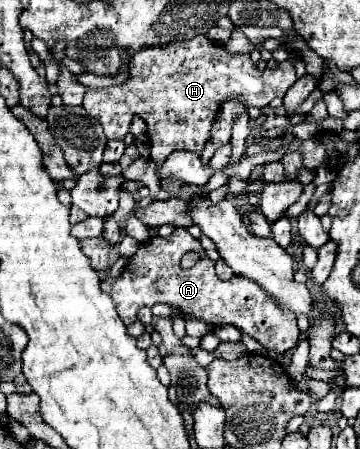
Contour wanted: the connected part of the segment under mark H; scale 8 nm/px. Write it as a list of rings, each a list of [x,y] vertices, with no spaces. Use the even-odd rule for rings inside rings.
[[[196,36],[192,40],[168,44],[164,48],[146,48],[138,52],[132,58],[132,70],[130,78],[124,84],[98,88],[98,90],[86,90],[84,94],[84,109],[89,116],[96,117],[102,125],[107,140],[122,140],[129,132],[132,116],[138,114],[146,122],[146,134],[150,142],[150,160],[156,164],[162,164],[166,156],[170,156],[174,150],[188,150],[188,152],[202,152],[204,144],[208,140],[208,132],[212,126],[212,120],[216,118],[216,112],[220,110],[222,102],[228,98],[240,98],[248,106],[264,108],[274,98],[282,98],[286,90],[296,82],[294,64],[290,60],[280,63],[276,70],[264,70],[260,72],[250,58],[250,52],[234,54],[228,52],[224,46],[212,46],[206,36]]]

